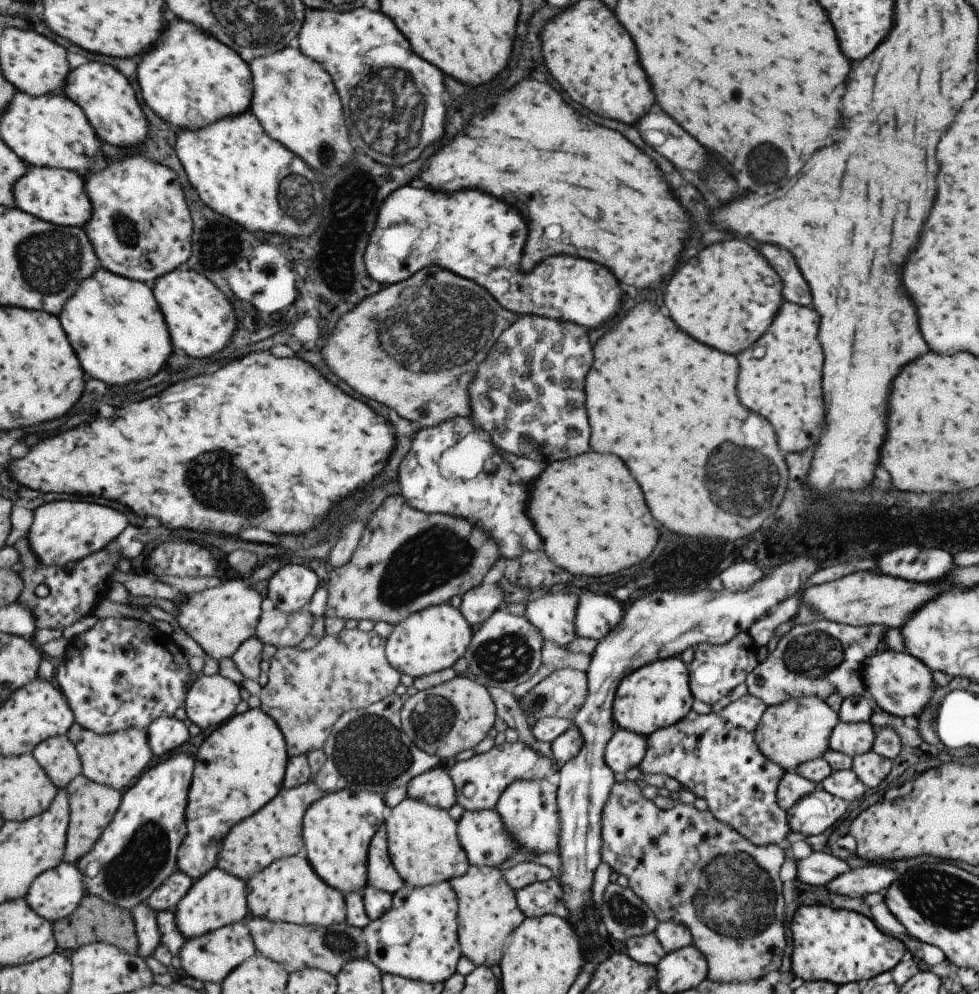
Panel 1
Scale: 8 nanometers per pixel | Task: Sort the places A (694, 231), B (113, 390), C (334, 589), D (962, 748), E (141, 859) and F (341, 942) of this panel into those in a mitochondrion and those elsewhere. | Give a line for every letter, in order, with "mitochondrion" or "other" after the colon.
A: other
B: other
C: other
D: other
E: mitochondrion
F: mitochondrion

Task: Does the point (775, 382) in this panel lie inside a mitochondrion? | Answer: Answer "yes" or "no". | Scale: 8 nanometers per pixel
no

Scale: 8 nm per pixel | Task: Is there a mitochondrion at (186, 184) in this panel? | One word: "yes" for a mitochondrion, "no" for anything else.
no

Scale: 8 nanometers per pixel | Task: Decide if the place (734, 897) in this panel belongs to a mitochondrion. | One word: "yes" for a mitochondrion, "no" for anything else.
yes

